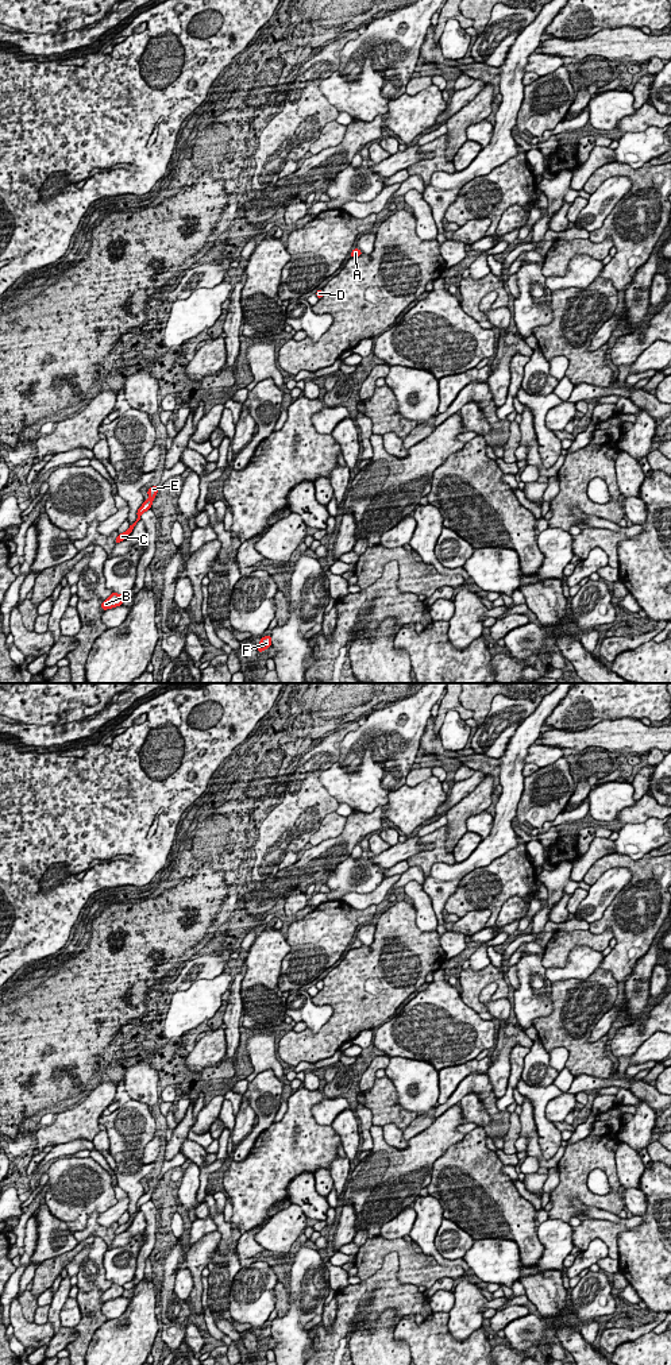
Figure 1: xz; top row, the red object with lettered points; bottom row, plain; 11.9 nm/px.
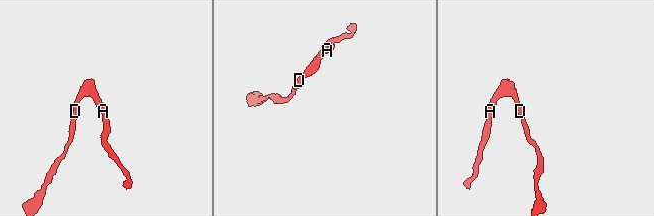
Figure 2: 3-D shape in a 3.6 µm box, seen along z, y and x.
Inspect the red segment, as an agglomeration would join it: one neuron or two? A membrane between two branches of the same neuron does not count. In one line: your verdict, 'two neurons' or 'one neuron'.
one neuron

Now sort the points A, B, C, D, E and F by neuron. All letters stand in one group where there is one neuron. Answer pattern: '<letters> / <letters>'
A B C D E F

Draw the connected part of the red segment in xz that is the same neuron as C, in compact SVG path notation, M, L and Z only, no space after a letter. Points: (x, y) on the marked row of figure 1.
M151 486L149 490L147 490L147 494L149 494L149 500L143 502L143 505L138 509L136 512L136 521L134 524L130 524L130 528L124 532L124 533L120 533L116 540L115 540L115 544L123 541L124 539L128 537L128 535L132 532L134 527L136 525L136 523L140 520L140 514L147 512L149 509L151 509L151 504L154 501L154 497L157 496L157 491L159 490L159 486Z

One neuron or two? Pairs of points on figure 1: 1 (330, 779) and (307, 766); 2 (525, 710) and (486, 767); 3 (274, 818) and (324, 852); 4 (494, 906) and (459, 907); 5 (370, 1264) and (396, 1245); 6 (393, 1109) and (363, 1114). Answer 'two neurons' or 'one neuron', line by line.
1: two neurons
2: two neurons
3: two neurons
4: one neuron
5: one neuron
6: two neurons

